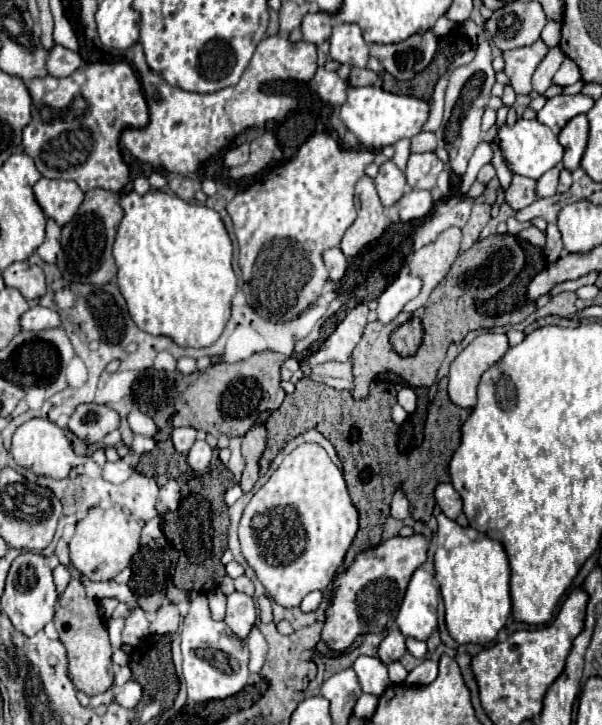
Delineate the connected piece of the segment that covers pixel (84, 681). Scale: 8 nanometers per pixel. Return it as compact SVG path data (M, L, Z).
M70 580L66 592L56 604L56 630L60 632L60 642L68 652L68 674L74 686L86 696L96 696L106 692L114 682L112 672L112 646L108 640L108 632L98 614L98 600L88 598L84 586L78 580Z

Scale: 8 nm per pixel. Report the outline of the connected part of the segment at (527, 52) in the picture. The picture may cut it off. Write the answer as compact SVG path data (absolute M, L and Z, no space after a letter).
M542 40L534 42L532 46L506 50L502 54L502 58L506 62L504 72L510 78L510 84L516 94L530 94L532 92L530 78L546 54L548 54L548 46Z

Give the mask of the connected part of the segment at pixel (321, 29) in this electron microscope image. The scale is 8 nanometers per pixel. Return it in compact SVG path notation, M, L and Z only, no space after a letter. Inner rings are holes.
M314 12L314 14L306 14L302 20L302 34L306 42L312 44L322 44L324 40L330 38L332 34L332 16L324 14L324 12Z

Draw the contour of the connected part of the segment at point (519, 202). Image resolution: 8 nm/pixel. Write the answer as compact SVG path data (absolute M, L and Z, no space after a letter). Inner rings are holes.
M514 176L512 186L506 190L504 198L514 210L526 208L528 204L532 204L538 198L536 196L536 182L526 176Z

